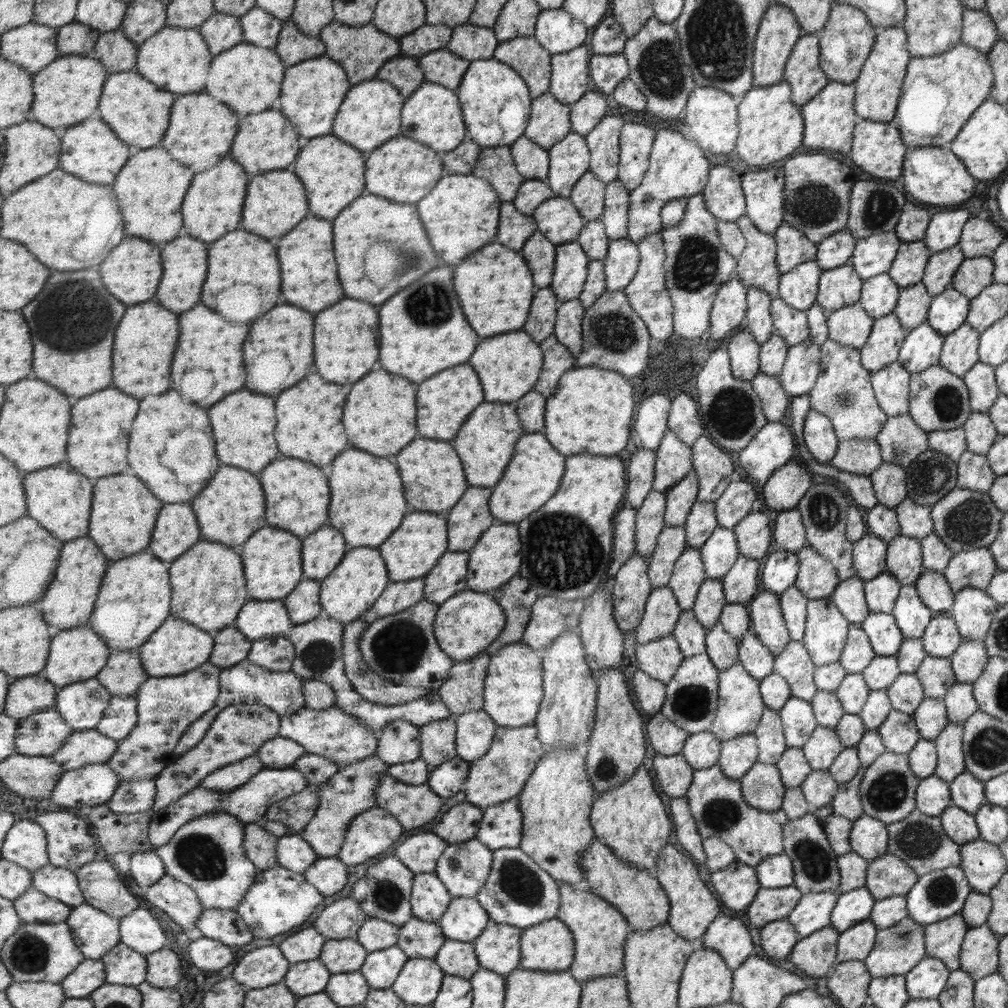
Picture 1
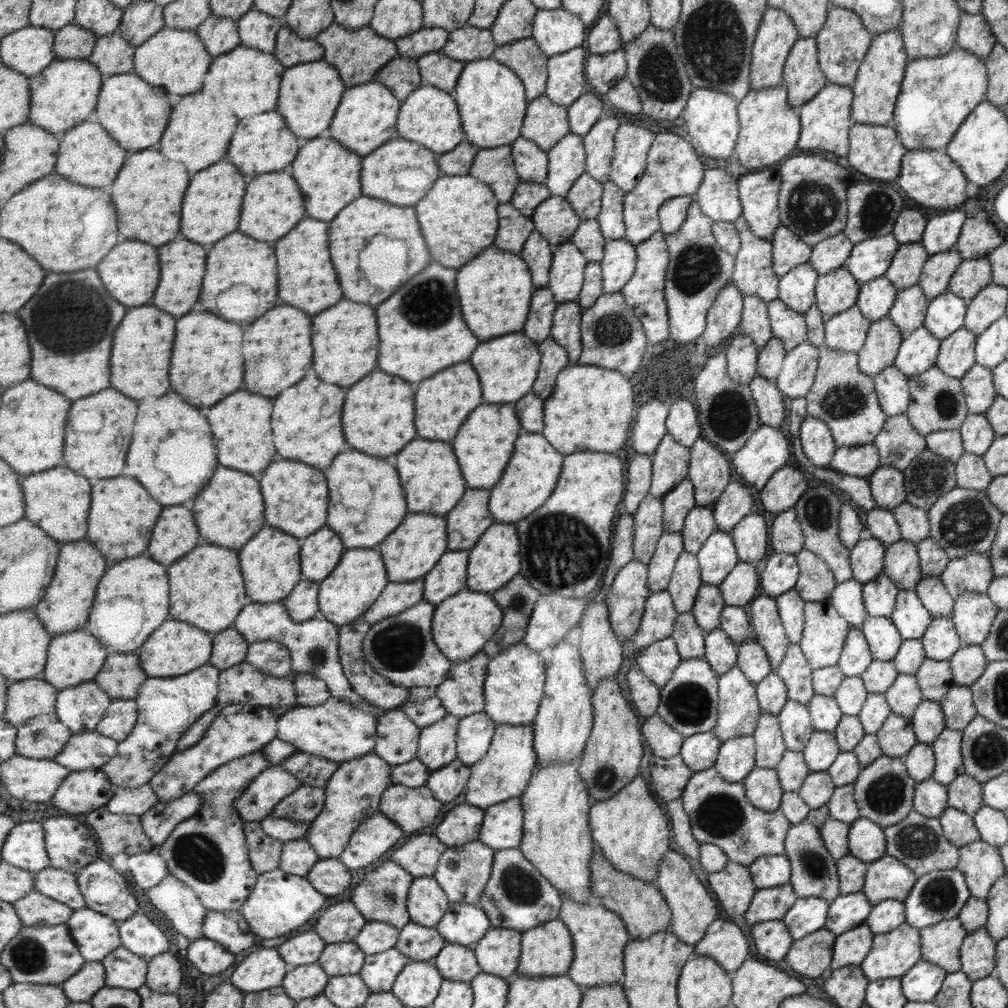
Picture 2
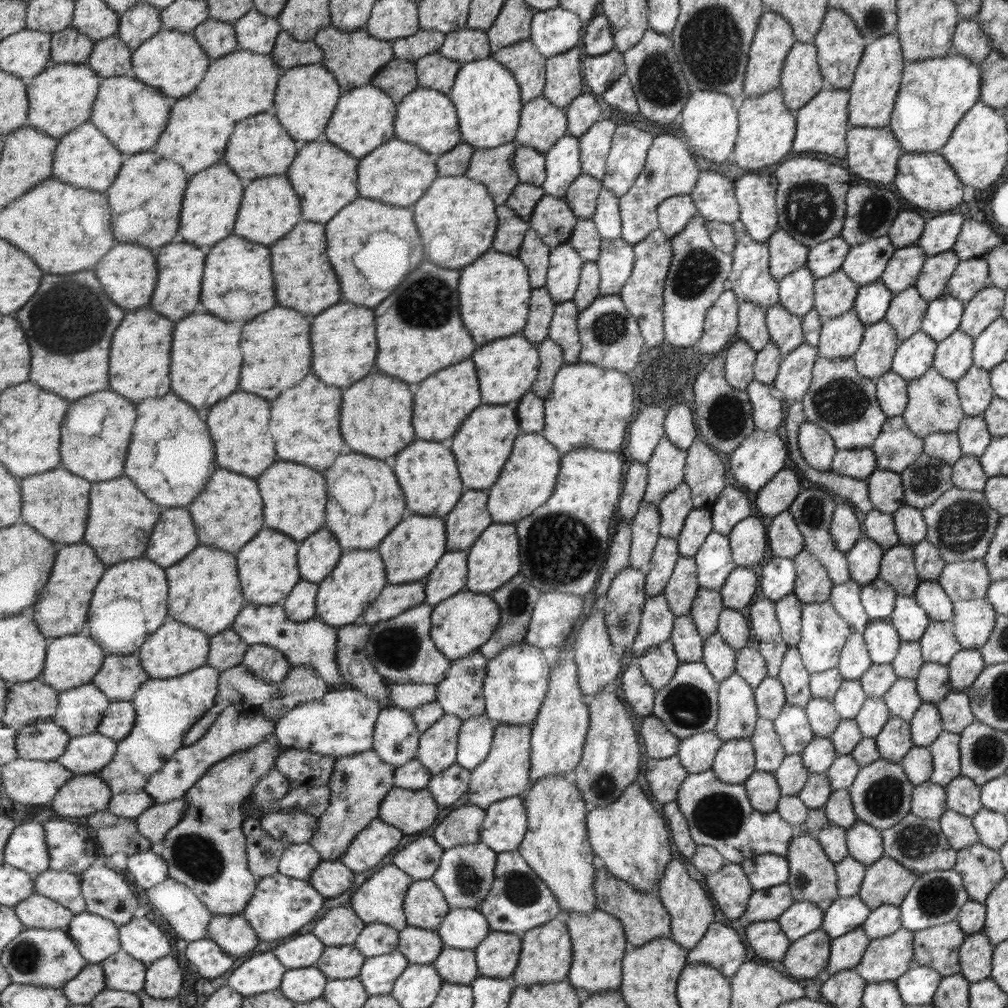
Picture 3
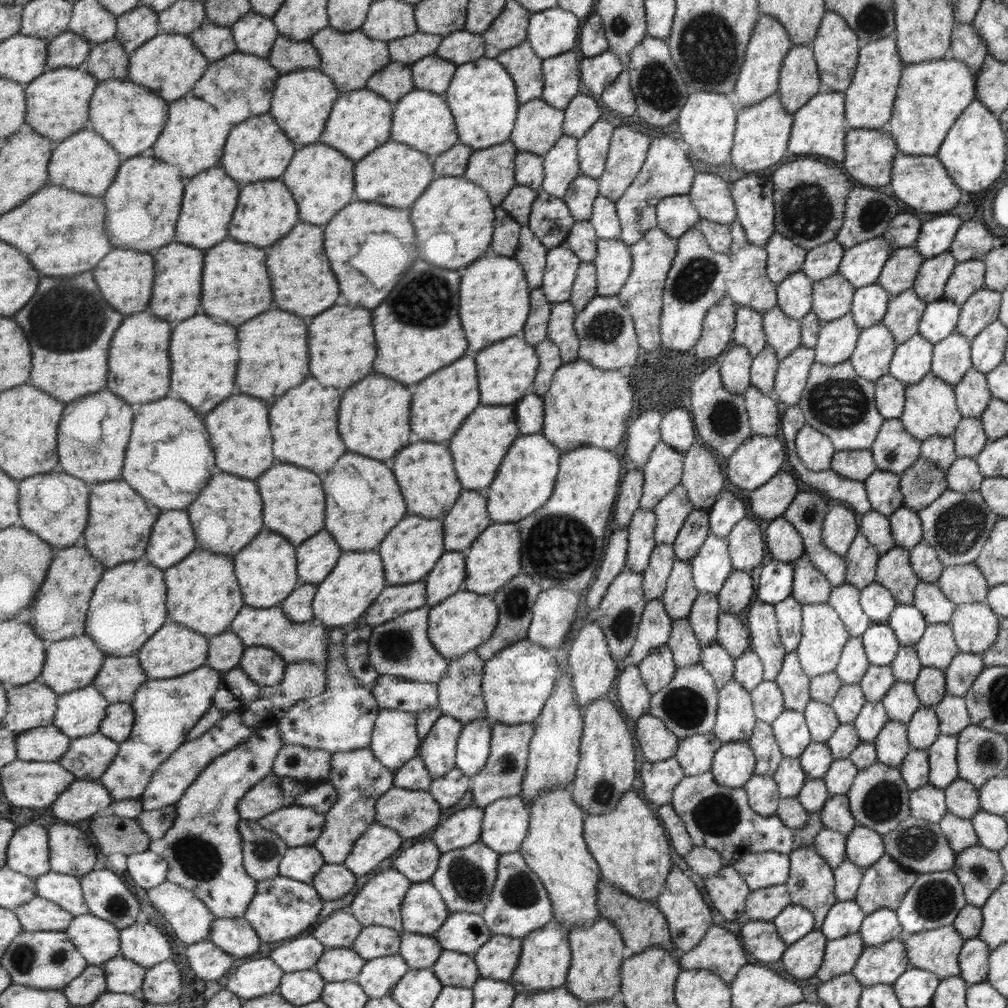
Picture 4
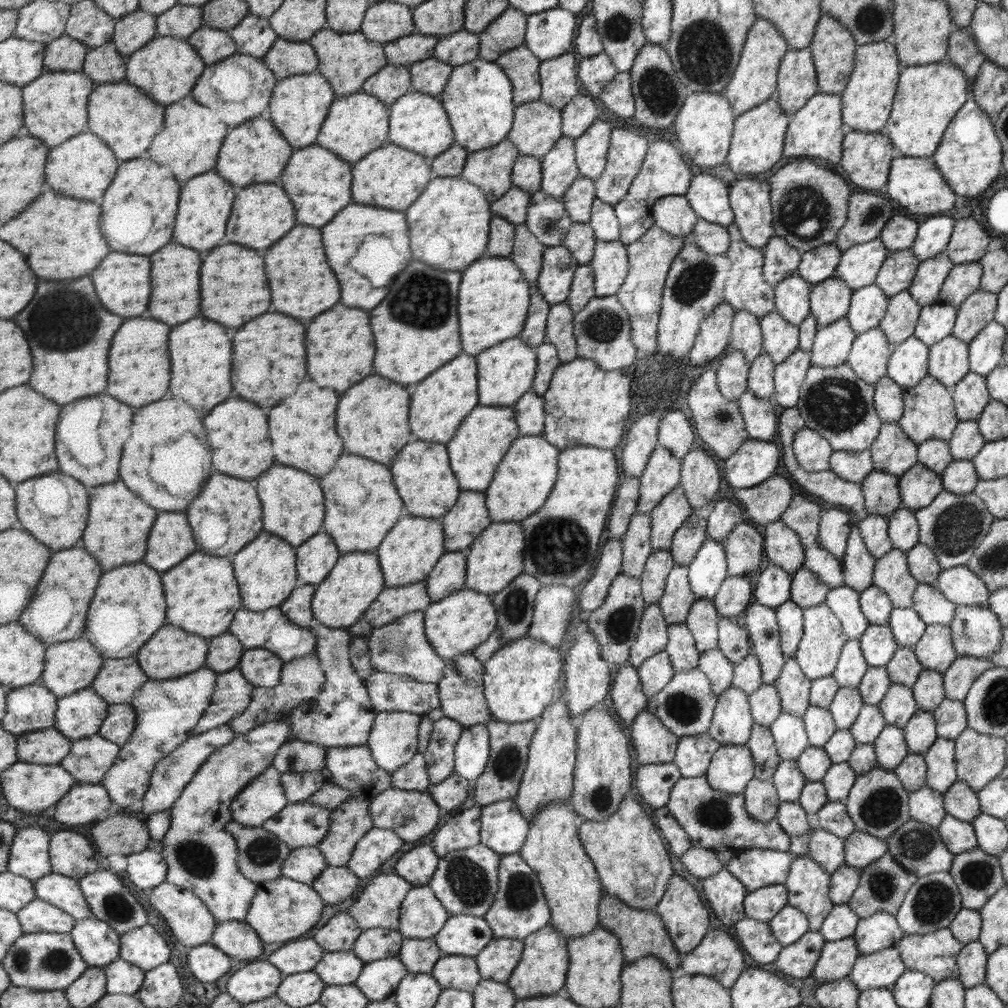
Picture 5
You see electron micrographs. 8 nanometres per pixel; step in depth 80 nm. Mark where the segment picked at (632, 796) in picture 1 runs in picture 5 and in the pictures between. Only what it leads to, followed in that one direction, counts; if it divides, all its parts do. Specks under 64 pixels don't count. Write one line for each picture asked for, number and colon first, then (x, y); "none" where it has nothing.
2: (630, 828)
3: (631, 838)
4: (631, 845)
5: (632, 859)

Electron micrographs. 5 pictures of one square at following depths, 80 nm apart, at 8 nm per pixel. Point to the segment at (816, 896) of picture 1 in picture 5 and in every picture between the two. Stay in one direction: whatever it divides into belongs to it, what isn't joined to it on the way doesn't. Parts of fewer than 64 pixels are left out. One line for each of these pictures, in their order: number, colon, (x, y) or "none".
2: (808, 914)
3: (802, 917)
4: (792, 923)
5: (788, 926)

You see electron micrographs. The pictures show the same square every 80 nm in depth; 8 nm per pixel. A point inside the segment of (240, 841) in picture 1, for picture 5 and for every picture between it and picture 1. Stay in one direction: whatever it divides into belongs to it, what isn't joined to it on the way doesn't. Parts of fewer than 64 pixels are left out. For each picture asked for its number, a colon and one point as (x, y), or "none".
2: (209, 852)
3: (208, 850)
4: (204, 848)
5: (202, 855)

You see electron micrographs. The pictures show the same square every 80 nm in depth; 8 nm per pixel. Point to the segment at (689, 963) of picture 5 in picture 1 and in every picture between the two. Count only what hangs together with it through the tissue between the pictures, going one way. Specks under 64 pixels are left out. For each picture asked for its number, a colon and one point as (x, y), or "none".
1: (726, 935)
2: (724, 941)
3: (721, 948)
4: (720, 952)

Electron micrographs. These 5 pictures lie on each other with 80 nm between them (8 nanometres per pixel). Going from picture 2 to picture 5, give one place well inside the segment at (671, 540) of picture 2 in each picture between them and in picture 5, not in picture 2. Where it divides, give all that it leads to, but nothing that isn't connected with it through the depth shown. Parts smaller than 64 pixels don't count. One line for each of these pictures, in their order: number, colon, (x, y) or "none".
3: (664, 560)
4: (663, 559)
5: (654, 580)

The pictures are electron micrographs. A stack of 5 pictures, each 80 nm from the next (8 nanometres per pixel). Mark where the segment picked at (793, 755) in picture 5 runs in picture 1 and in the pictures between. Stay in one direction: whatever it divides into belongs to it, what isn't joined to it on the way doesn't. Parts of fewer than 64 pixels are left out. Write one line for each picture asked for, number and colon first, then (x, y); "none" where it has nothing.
1: (796, 715)
2: (794, 721)
3: (792, 728)
4: (789, 729)

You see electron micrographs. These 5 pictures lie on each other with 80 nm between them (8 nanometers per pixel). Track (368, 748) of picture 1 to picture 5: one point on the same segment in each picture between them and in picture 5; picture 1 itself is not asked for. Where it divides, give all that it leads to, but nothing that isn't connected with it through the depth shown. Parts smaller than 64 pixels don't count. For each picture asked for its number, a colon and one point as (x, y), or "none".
2: (341, 731)
3: (342, 723)
4: (343, 718)
5: (342, 715)

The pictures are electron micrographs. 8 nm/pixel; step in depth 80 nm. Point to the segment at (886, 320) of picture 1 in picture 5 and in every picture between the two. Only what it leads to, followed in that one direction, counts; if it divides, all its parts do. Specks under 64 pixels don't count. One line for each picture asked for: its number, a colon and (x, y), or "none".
2: (882, 339)
3: (873, 357)
4: (874, 346)
5: (867, 357)

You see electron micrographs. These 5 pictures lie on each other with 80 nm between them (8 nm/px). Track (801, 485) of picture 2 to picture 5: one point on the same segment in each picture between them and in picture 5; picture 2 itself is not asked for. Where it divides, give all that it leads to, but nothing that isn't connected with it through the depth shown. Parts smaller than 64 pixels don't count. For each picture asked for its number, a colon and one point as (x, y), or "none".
3: (775, 497)
4: (769, 501)
5: (764, 503)

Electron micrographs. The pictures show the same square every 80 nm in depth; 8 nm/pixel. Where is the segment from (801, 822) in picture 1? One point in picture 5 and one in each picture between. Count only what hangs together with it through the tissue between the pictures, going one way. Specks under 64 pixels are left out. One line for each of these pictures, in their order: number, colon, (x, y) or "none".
2: (813, 872)
3: (811, 875)
4: (810, 882)
5: (808, 885)

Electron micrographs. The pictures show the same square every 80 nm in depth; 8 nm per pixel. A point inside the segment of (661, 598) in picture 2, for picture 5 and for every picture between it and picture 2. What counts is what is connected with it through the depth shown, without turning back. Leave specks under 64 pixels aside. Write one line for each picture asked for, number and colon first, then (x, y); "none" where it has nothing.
3: (658, 621)
4: (656, 626)
5: (653, 638)

